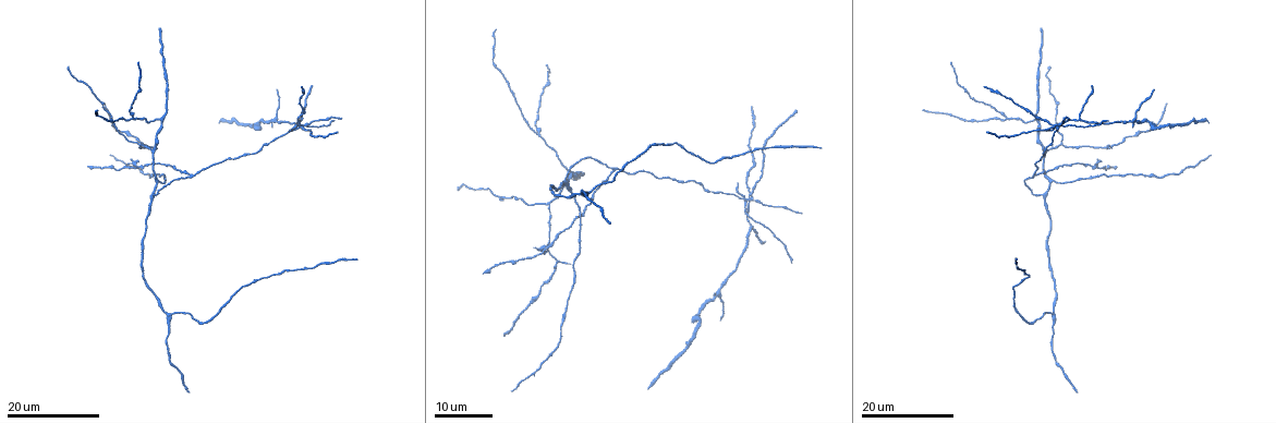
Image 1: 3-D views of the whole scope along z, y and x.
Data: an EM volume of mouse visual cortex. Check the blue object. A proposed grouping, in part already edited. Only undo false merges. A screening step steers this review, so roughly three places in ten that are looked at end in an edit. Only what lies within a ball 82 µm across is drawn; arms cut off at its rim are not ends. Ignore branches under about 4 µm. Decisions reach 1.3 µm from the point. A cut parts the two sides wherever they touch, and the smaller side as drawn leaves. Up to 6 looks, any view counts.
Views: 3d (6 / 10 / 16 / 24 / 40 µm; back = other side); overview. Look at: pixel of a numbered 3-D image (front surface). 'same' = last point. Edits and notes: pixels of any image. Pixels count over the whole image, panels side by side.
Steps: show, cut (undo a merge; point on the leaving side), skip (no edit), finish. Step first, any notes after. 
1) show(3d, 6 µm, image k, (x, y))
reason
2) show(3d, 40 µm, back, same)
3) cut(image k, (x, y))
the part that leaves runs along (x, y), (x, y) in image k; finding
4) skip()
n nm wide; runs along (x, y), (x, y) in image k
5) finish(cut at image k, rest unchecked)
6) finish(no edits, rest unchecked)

show(3d, 24 µm, image 1, (537, 132))
two arms in line, one across

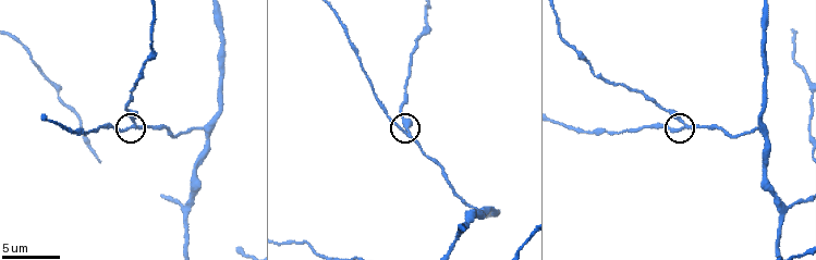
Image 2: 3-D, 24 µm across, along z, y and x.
show(3d, 6 µm, image 2, (683, 126))

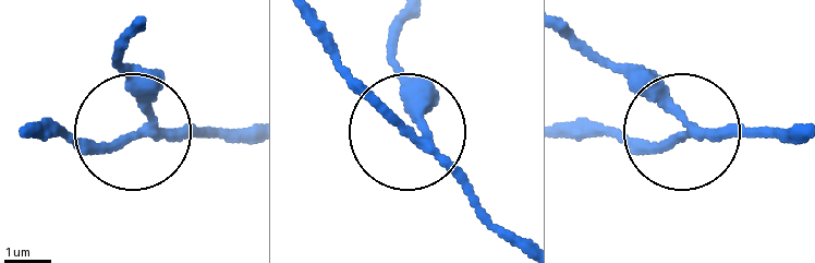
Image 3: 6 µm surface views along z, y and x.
show(3d, 6 µm, back, image 3, (141, 129))
other side

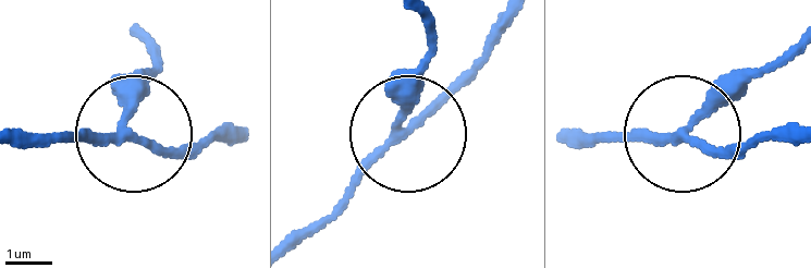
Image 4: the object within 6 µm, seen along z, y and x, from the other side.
skip()
180 nm wide; runs along (22, 143), (127, 138), (150, 53) in image 4; continuous, no second neuron

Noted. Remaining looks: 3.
show(3d, 16 µm, image 1, (554, 258))
sudden change in width

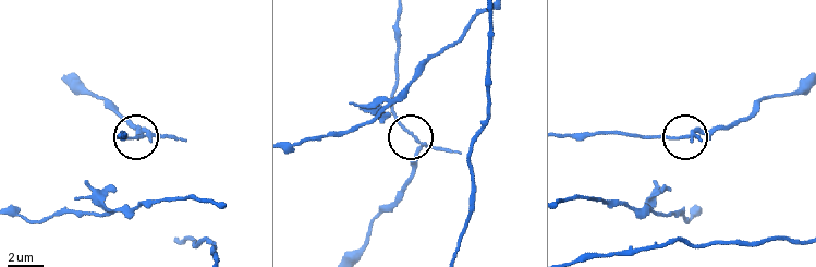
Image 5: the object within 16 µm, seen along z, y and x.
show(3d, 6 µm, image 5, (681, 138))
closer look

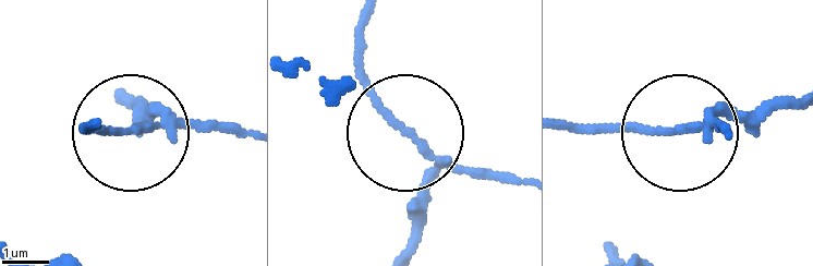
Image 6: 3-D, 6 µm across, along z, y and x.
cut(image 6, (140, 108))
120 nm wide; the part that leaves runs along (436, 165), (416, 243) in image 6; two neurons meet here

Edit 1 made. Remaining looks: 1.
show(3d, 10 µm, image 2, (787, 208))
three-way junction

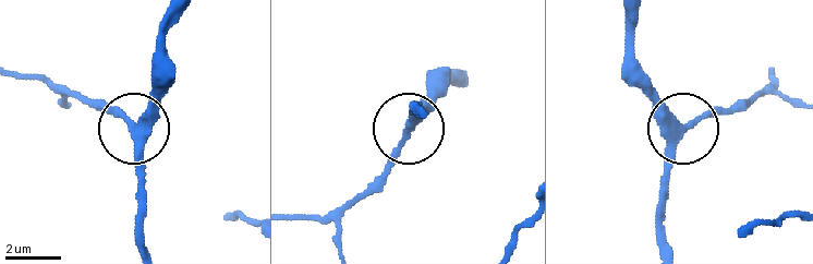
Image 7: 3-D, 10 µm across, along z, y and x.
skip()
300 nm wide; runs along (145, 246), (138, 133), (80, 93) in image 7; all the same neuron

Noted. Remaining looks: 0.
finish(cut at image 6, rest unchecked)

